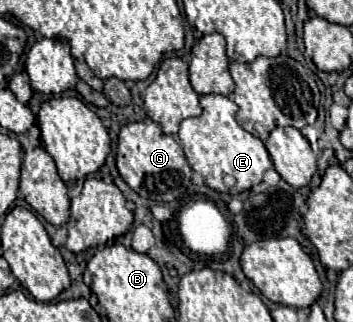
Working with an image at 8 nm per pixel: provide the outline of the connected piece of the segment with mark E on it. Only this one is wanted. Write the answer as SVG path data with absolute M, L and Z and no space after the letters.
M207 94L201 96L201 108L203 114L197 118L183 120L177 134L189 166L205 178L205 184L209 188L217 192L239 194L243 190L257 186L263 180L265 170L269 170L273 162L265 144L237 124L237 104L227 96Z

